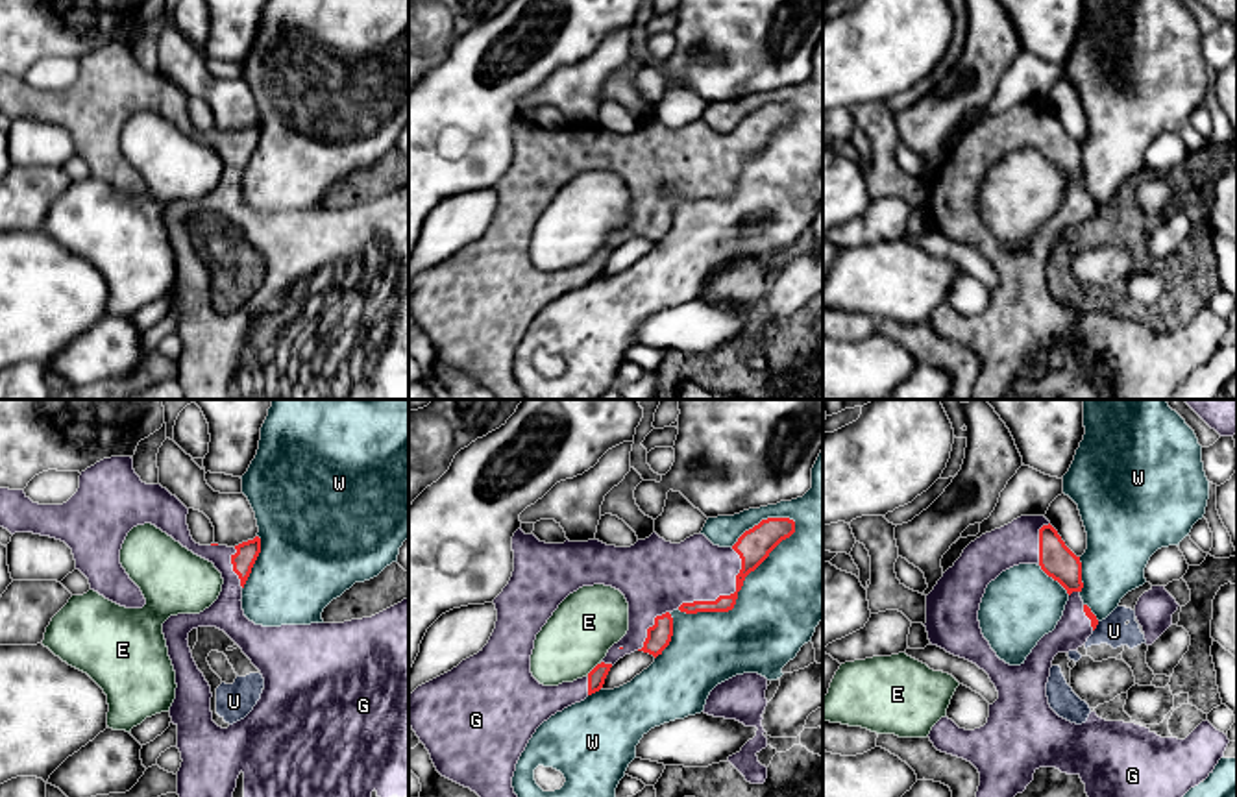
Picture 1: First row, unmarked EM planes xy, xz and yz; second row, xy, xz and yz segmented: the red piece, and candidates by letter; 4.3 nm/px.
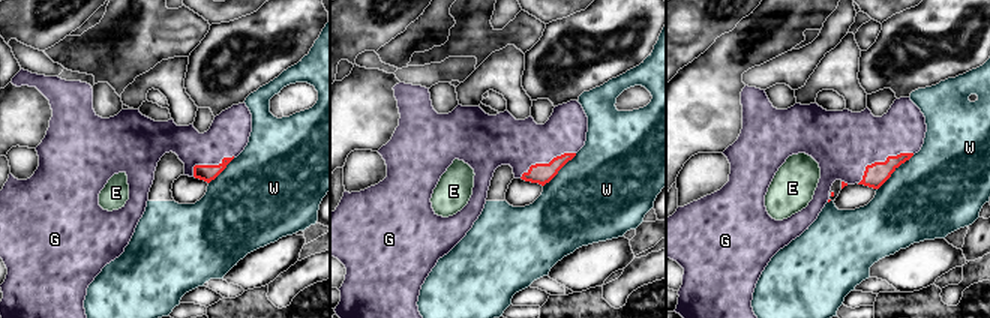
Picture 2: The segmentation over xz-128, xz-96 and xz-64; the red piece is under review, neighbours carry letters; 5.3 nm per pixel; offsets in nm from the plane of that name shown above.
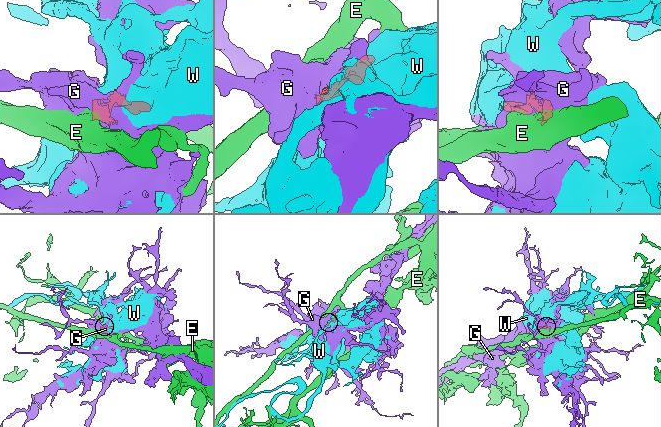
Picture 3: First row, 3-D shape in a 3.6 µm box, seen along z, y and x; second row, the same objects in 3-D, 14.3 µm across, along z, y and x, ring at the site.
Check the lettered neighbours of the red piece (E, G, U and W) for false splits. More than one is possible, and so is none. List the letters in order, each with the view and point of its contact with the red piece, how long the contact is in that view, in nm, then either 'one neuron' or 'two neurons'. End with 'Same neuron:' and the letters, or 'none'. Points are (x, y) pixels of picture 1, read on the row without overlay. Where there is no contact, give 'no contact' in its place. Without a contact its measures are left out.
E: contact xz (594, 254); length 90 nm; two neurons
G: contact xz (723, 182); length 360 nm; one neuron
U: contact yz (1095, 213); length 50 nm; two neurons
W: contact xz (738, 176); length 650 nm; two neurons
Same neuron: G

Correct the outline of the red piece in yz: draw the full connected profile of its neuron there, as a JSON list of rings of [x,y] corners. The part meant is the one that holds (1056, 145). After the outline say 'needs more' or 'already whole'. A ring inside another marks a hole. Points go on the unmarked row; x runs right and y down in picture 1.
[[[1021,102],[1017,105],[1013,105],[1011,109],[995,115],[991,118],[982,120],[980,124],[976,124],[974,128],[971,128],[961,142],[954,148],[952,153],[949,153],[943,163],[937,166],[937,170],[934,172],[934,176],[926,181],[926,218],[928,218],[928,226],[932,231],[937,231],[941,235],[945,235],[947,239],[965,244],[973,250],[976,250],[980,255],[984,255],[991,268],[995,270],[997,277],[998,277],[998,285],[989,290],[989,303],[987,309],[980,314],[974,316],[965,316],[960,314],[952,305],[949,305],[947,301],[941,303],[930,316],[928,324],[934,329],[934,333],[941,338],[963,344],[967,348],[971,348],[978,359],[980,359],[980,372],[976,377],[976,385],[973,388],[973,399],[1172,399],[1172,394],[1176,392],[1176,388],[1194,372],[1198,372],[1202,366],[1206,366],[1215,351],[1219,349],[1219,346],[1224,342],[1224,337],[1230,329],[1228,322],[1220,316],[1217,316],[1207,305],[1202,307],[1185,325],[1178,325],[1178,324],[1161,324],[1156,318],[1152,318],[1146,313],[1135,311],[1135,309],[1124,309],[1124,307],[1106,307],[1102,303],[1096,301],[1096,298],[1091,298],[1087,307],[1082,311],[1071,309],[1063,303],[1059,303],[1048,290],[1048,283],[1047,283],[1047,268],[1050,263],[1050,253],[1052,253],[1052,246],[1058,239],[1069,239],[1069,237],[1078,237],[1082,231],[1085,231],[1087,224],[1093,220],[1093,216],[1098,211],[1096,202],[1091,198],[1091,194],[1082,187],[1080,178],[1084,174],[1082,168],[1082,148],[1080,142],[1076,142],[1061,126],[1061,122],[1058,120],[1058,116],[1050,111],[1050,107],[1045,102]],[[1019,150],[1037,150],[1048,163],[1052,163],[1054,166],[1058,166],[1069,179],[1069,187],[1065,190],[1063,202],[1058,207],[1056,215],[1048,220],[1045,220],[1037,231],[1032,235],[1032,239],[1026,242],[1026,246],[1021,251],[1010,251],[1004,246],[1000,246],[997,242],[997,239],[991,235],[989,227],[984,224],[982,215],[980,215],[980,207],[978,207],[978,196],[980,196],[980,189],[982,183],[986,179],[986,174],[991,166],[995,166],[1002,157],[1019,152]]]; needs more

